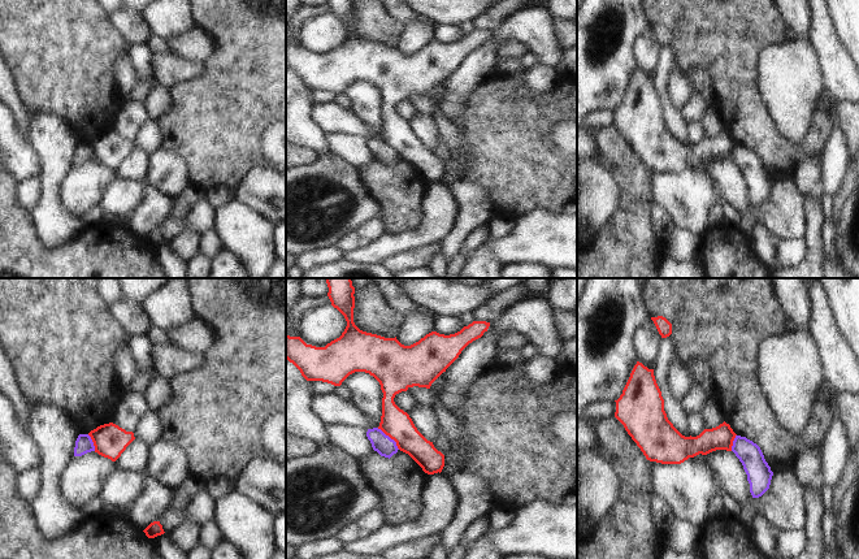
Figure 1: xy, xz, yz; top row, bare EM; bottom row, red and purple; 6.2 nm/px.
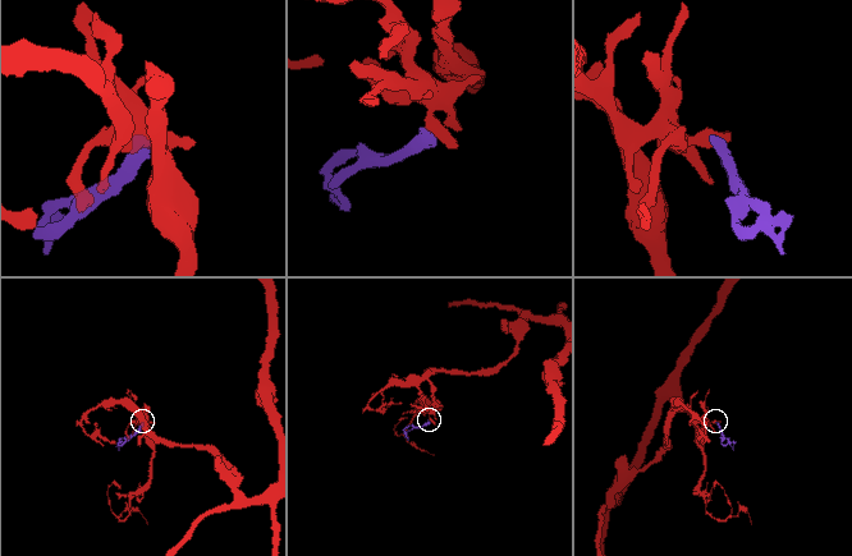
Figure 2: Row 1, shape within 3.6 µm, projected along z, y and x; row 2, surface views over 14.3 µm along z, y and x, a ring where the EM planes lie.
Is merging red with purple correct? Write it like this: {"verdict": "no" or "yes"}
{"verdict": "no"}

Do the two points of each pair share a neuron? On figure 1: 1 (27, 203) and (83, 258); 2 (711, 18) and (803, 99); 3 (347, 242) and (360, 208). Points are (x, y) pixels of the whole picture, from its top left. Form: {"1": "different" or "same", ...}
{"1": "different", "2": "different", "3": "different"}

